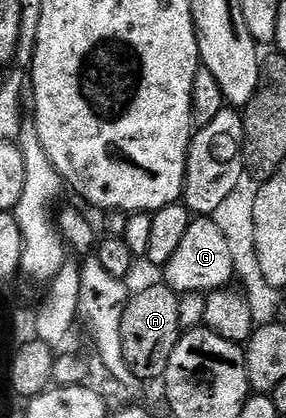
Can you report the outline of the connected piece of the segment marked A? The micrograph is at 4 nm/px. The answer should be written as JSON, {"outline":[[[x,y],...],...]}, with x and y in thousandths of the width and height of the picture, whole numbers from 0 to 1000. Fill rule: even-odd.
{"outline":[[[573,677],[521,682],[493,703],[455,708],[427,763],[430,859],[483,914],[573,904],[584,868],[633,806],[633,730],[608,699]]]}

